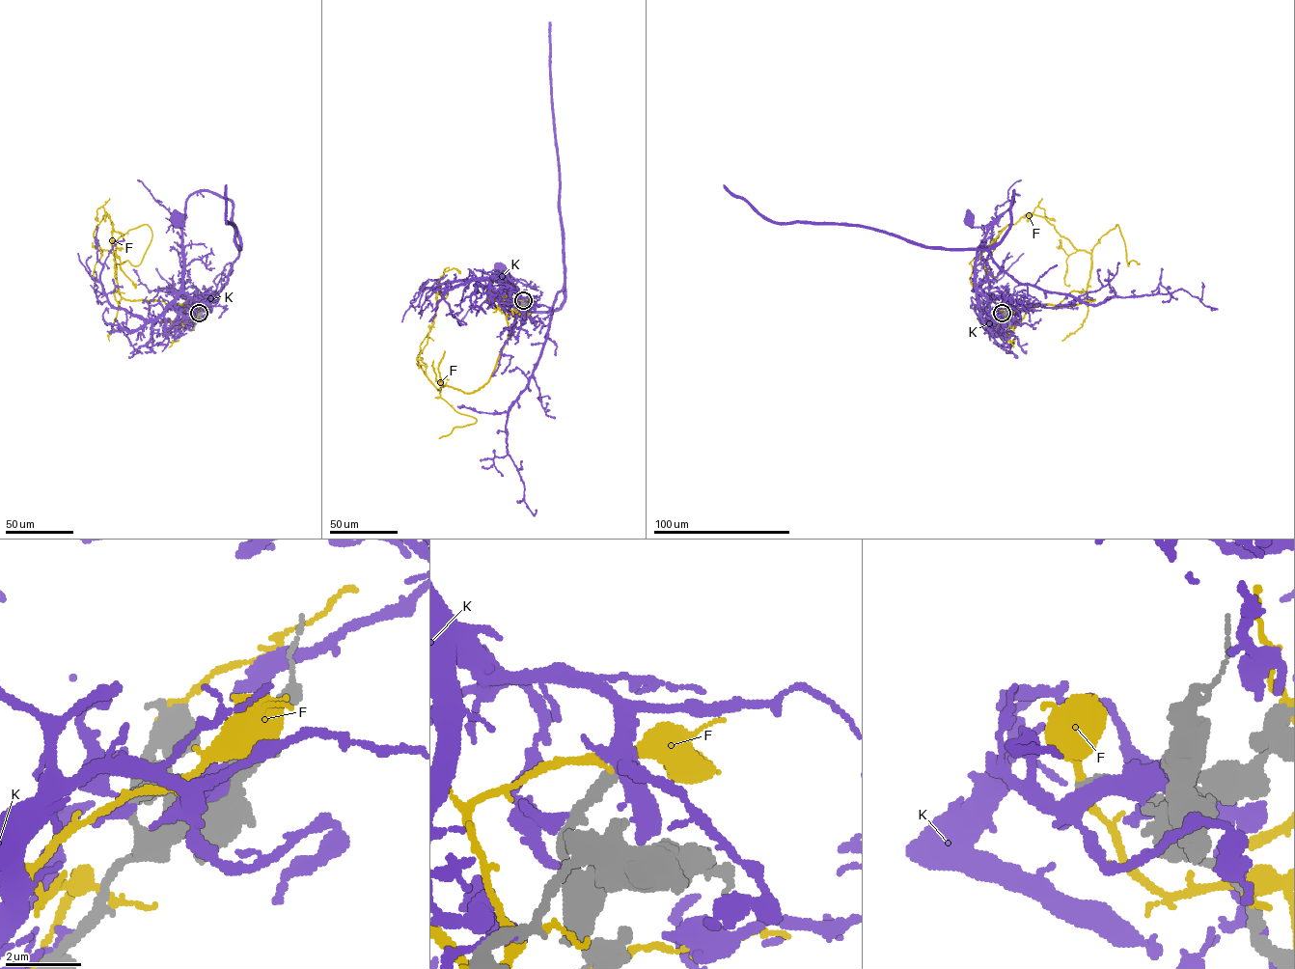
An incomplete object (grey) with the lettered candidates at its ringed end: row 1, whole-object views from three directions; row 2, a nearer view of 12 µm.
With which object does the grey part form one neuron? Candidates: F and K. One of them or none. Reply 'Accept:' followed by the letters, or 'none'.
Accept: none

